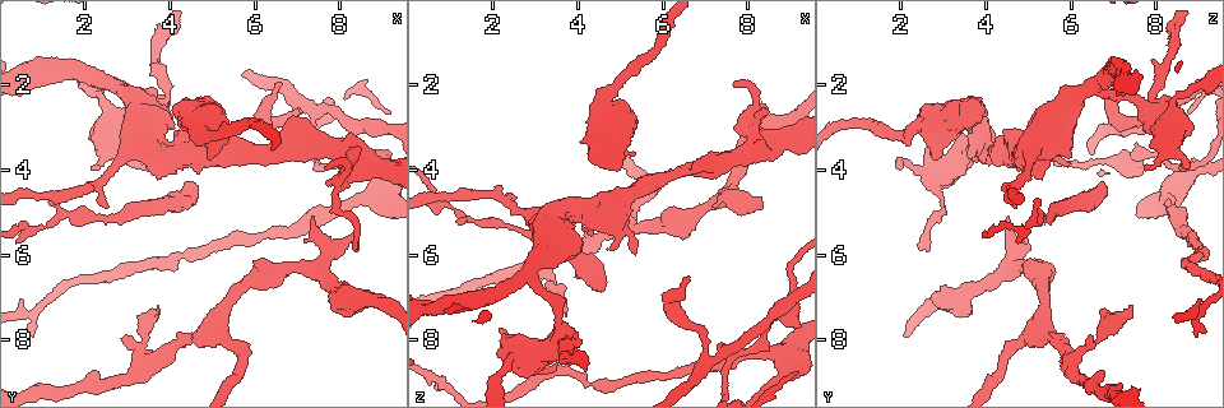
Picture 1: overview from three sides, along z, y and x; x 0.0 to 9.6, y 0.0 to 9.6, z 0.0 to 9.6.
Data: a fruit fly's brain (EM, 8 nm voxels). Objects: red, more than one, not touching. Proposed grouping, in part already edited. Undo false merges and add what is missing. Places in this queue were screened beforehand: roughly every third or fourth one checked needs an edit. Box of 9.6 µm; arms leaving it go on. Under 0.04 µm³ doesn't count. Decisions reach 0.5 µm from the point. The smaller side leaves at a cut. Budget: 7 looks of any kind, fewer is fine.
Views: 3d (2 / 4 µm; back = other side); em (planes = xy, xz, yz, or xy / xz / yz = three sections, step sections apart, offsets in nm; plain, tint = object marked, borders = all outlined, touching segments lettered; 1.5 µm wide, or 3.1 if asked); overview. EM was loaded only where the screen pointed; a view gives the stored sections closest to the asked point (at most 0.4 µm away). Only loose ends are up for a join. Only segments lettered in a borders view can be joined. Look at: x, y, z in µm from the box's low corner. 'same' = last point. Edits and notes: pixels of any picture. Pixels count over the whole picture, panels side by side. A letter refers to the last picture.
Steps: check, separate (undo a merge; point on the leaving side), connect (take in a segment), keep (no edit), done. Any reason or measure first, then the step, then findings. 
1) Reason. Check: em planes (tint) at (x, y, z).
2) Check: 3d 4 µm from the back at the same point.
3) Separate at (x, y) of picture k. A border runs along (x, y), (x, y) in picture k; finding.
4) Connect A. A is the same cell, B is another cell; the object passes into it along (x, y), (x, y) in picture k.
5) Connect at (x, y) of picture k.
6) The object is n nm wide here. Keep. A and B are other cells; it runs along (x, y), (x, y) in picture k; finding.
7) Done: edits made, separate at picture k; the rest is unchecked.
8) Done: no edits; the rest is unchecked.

Branch stops here. Check: em planes (borders) at (6.90, 2.80, 3.85).

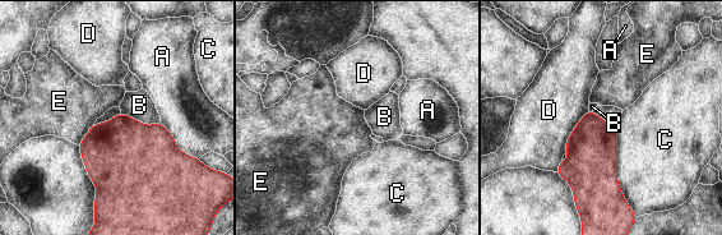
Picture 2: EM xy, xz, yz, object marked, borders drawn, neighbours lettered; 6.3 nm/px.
Keep. A, B, C, D and E are other cells; a border runs along (588, 110), (572, 132), (563, 153) in picture 2; no lettered segment goes on from it.

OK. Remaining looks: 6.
Branch stops here. Check: em planes (borders) at (4.15, 2.45, 3.35).

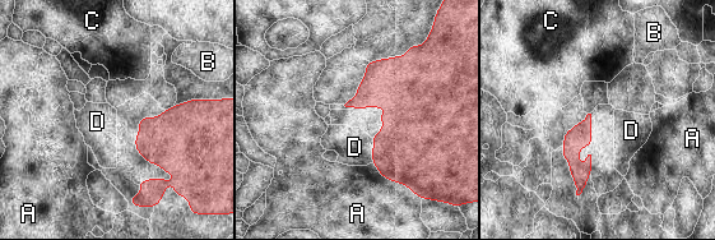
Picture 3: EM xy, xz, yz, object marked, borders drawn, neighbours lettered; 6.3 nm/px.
The longest contact is with A, 190 nm. Connect D. D is the same cell, A, B and C are other cells; the neuron continues.

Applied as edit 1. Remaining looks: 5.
See it whole again. Check: overview.

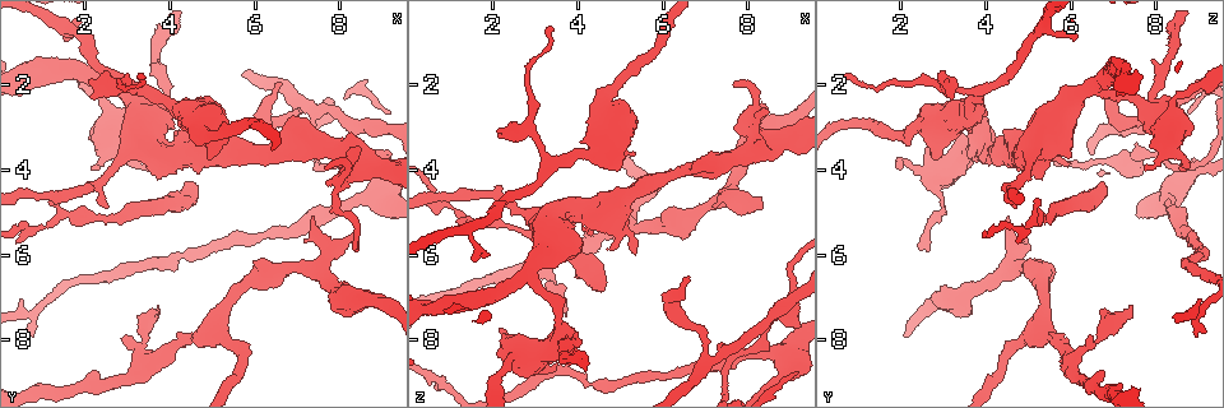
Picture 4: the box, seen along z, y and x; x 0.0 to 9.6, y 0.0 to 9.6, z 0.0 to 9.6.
Thick end. Check: em planes (plain) at (4.35, 4.30, 6.80).

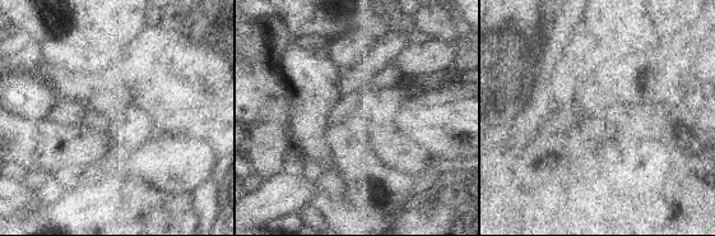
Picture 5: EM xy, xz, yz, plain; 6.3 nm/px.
What lies round it. Check: em planes (borders) at the same point.

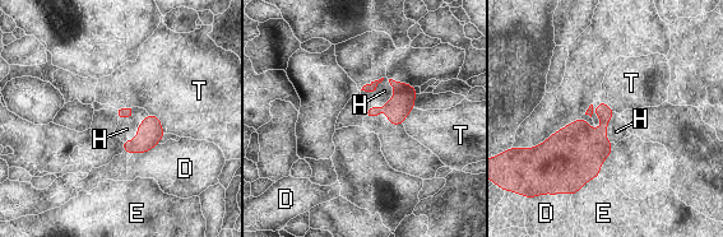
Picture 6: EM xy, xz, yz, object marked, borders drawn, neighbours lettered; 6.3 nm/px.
Connect H. H is the same cell, D, E and T are other cells; it goes on there.

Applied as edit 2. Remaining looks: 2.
Done: edits made, connect at picture 3, connect at picture 6; the rest is unchecked.

